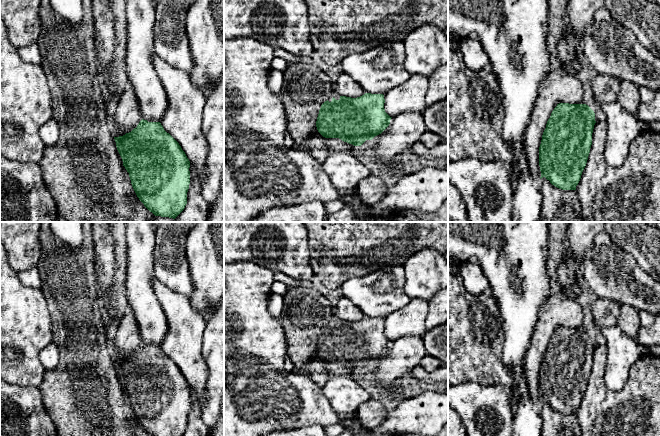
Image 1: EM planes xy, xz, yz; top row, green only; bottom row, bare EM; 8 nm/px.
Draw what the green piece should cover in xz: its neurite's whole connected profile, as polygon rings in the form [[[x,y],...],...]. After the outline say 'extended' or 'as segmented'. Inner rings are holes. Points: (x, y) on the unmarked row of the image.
[[[365,317],[357,322],[333,318],[321,329],[316,345],[317,354],[325,362],[339,362],[354,370],[361,370],[389,350],[392,341],[385,336],[384,327],[383,318]]]; extended

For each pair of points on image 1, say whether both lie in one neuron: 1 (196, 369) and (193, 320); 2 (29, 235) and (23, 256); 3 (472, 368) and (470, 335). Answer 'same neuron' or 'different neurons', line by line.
1: same neuron
2: same neuron
3: same neuron

